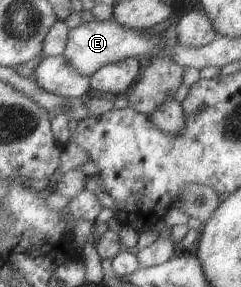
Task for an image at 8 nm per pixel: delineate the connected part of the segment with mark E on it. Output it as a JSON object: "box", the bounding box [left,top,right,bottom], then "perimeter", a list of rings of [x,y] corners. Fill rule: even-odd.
{"box":[63,19,163,76],"perimeter":[[[110,19],[107,21],[96,21],[81,23],[72,28],[68,33],[68,41],[63,52],[65,60],[83,76],[90,76],[97,72],[105,64],[125,60],[134,56],[145,56],[149,58],[163,48],[163,42],[157,36],[149,36],[142,30],[131,30],[127,26],[121,26],[119,22]]]}

